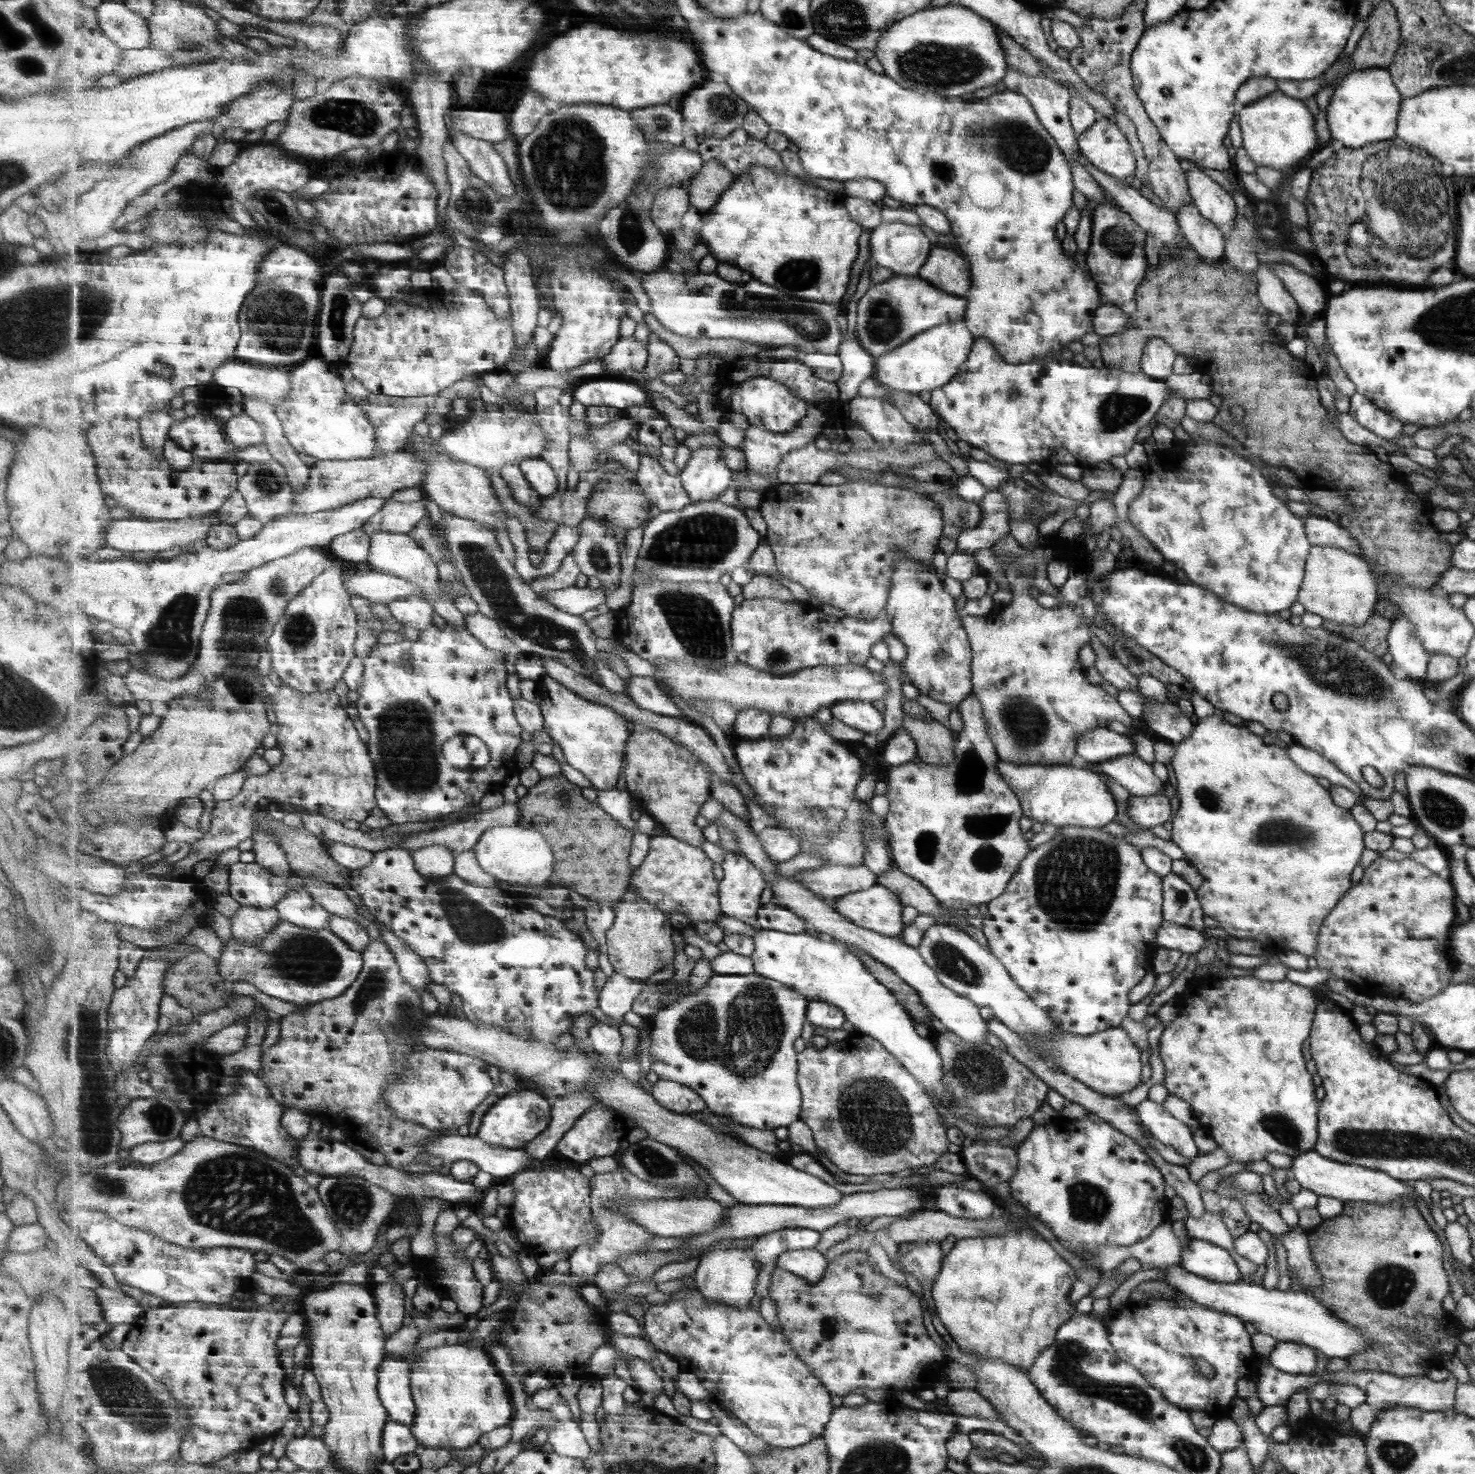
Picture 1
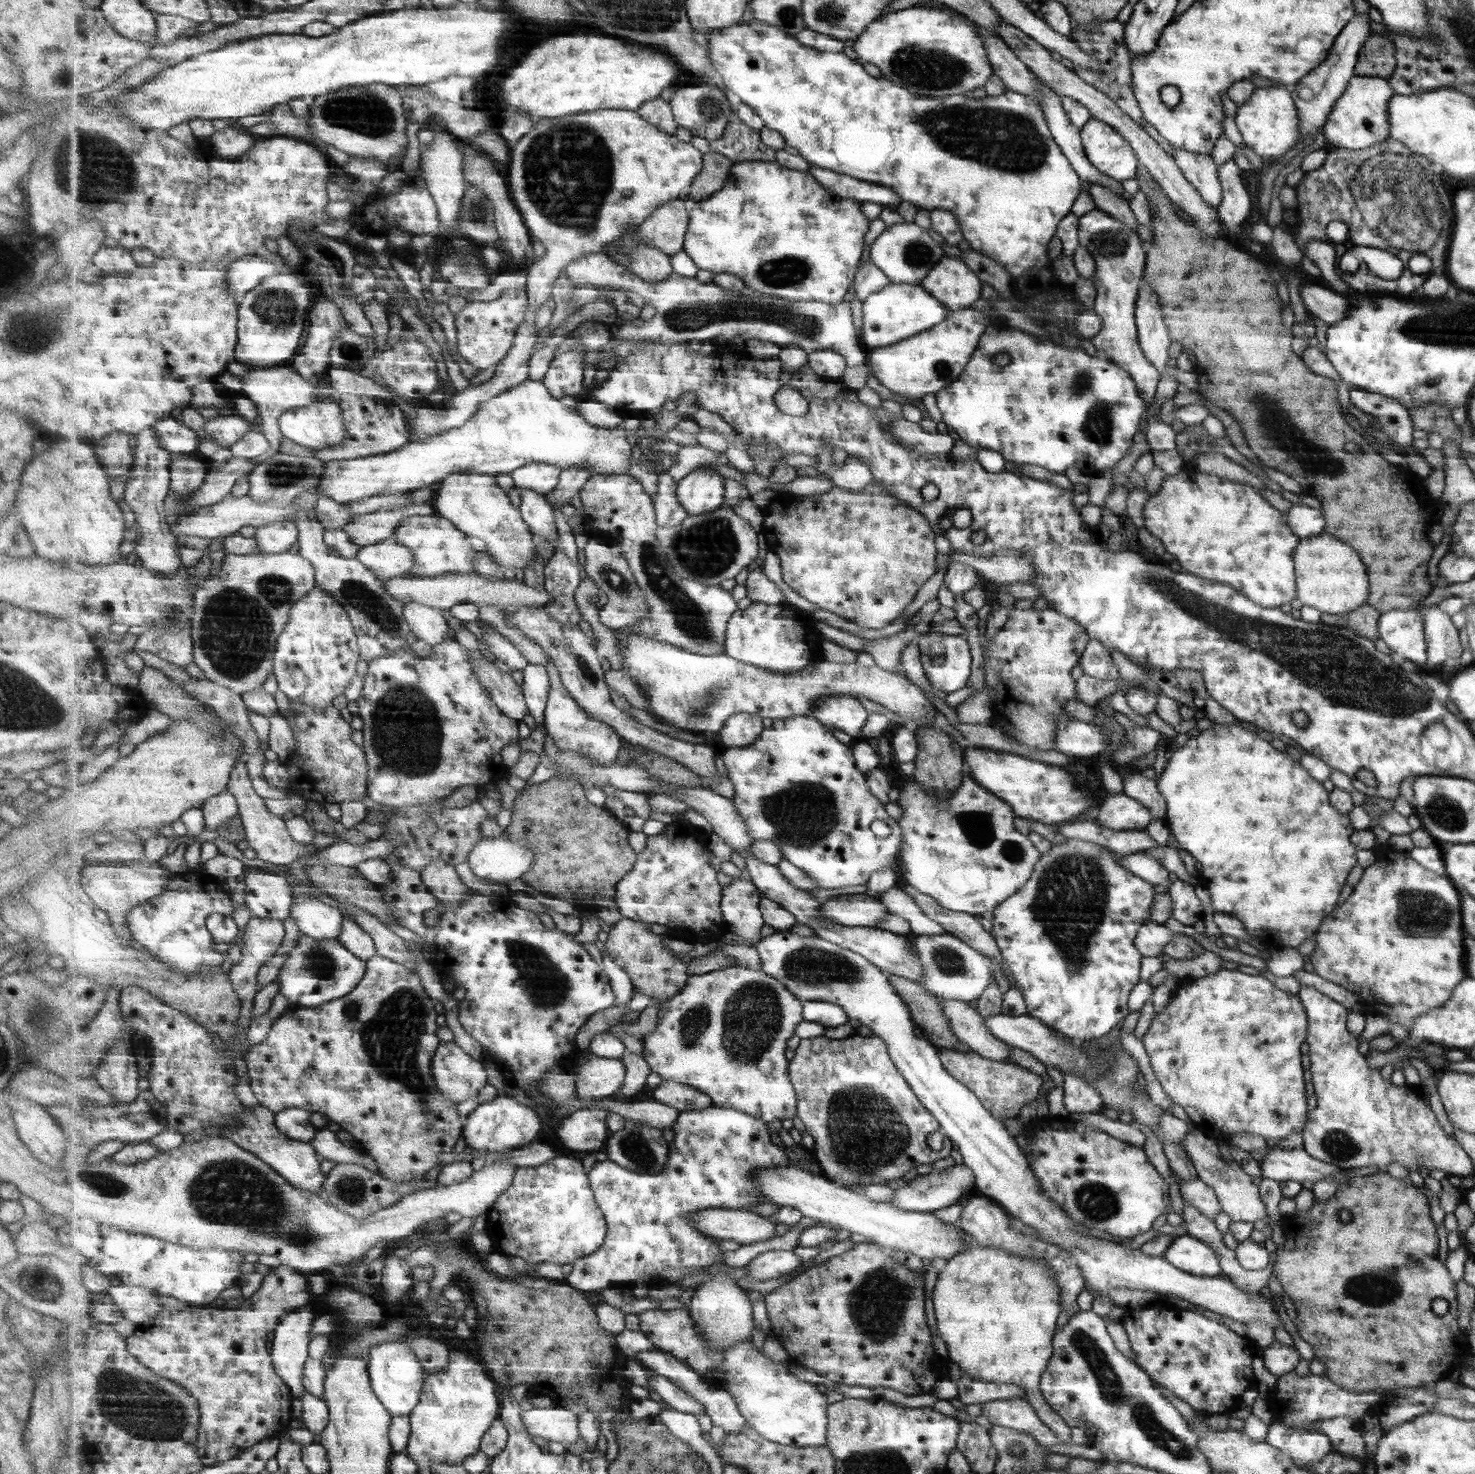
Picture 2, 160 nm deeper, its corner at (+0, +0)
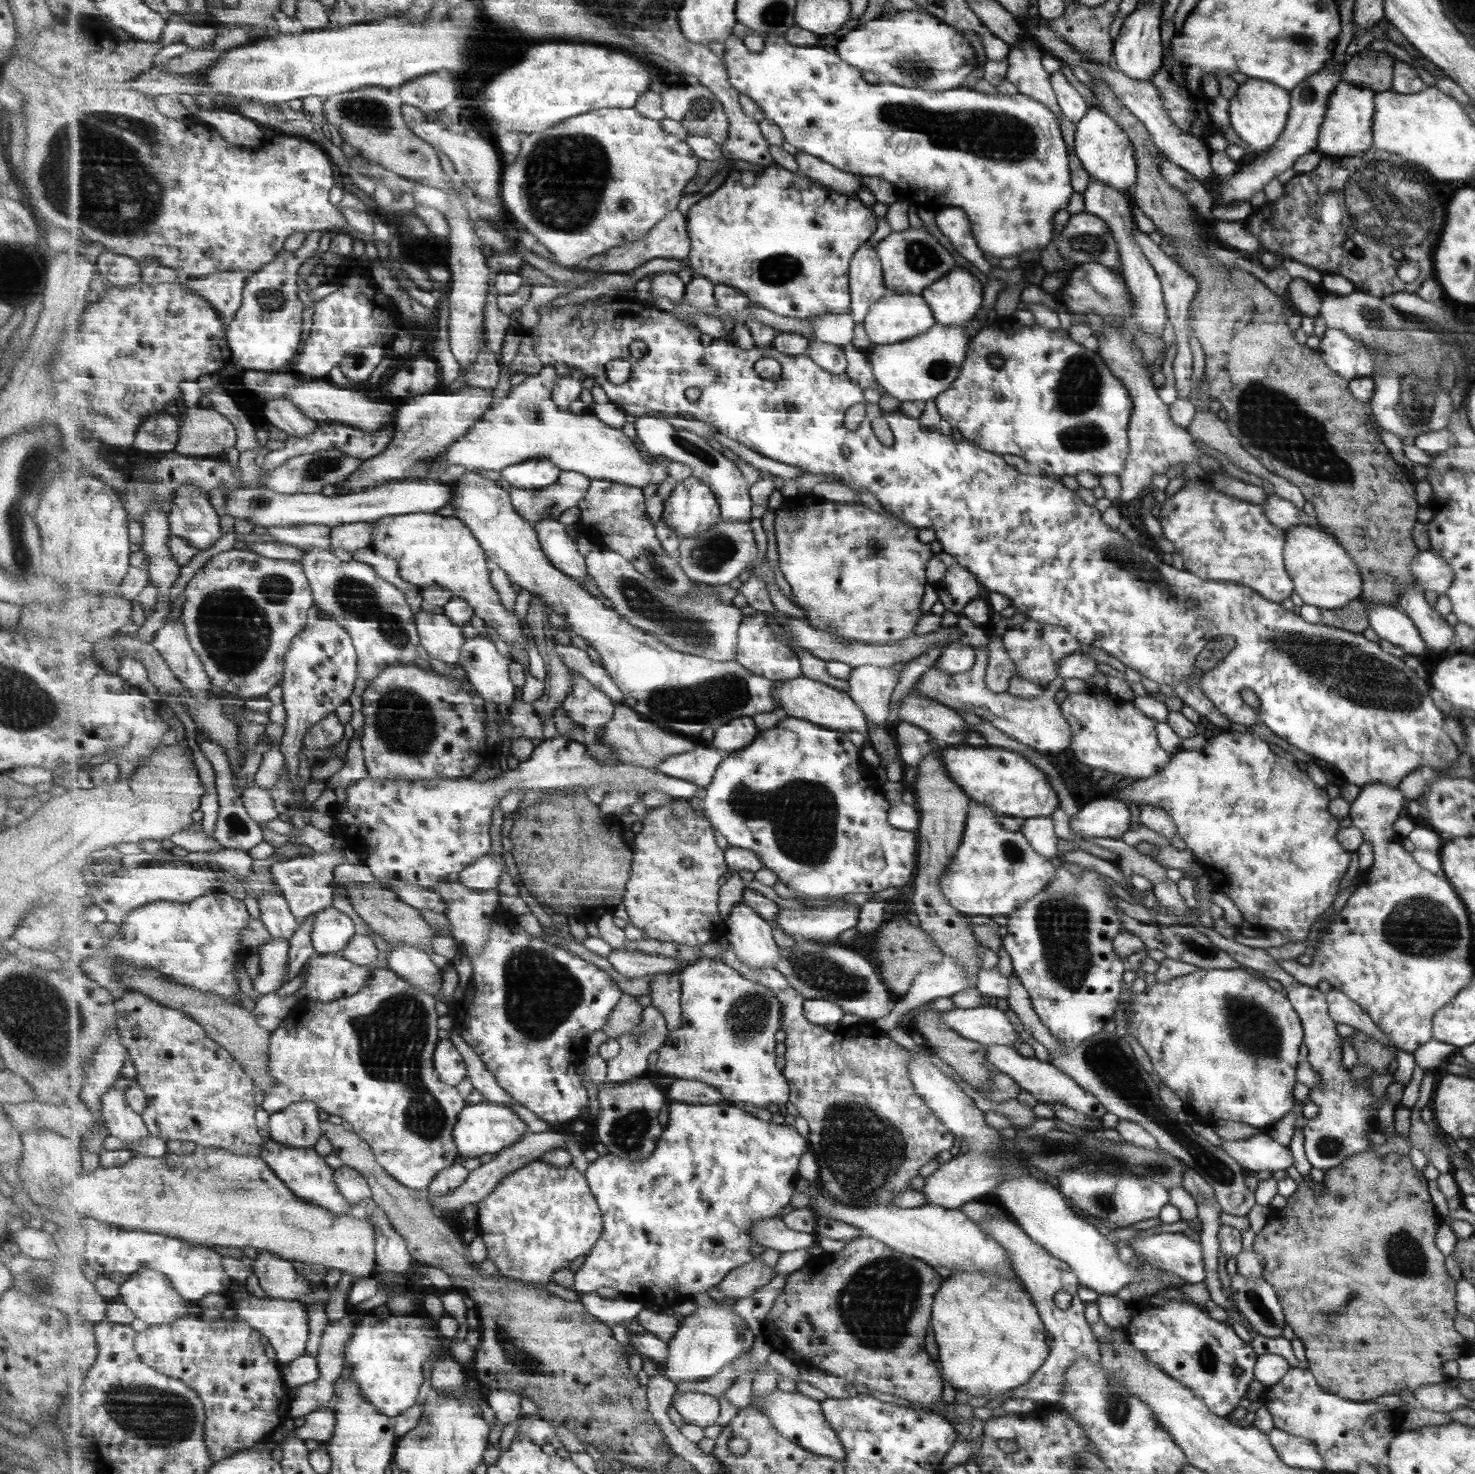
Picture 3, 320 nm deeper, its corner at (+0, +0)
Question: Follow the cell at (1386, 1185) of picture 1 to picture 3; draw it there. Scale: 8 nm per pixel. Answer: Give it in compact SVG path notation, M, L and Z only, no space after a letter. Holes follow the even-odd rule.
M1258 1131L1243 1140L1220 1140L1218 1148L1230 1156L1245 1171L1285 1170L1293 1165L1288 1145L1283 1146L1265 1131Z

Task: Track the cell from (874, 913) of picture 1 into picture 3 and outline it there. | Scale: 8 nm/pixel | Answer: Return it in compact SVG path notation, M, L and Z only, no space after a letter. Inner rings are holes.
M832 903L827 907L804 908L803 910L781 910L777 918L777 926L783 933L793 938L801 937L807 941L817 943L836 943L839 934L843 934L849 928L855 928L861 920L861 908L844 907L838 903Z

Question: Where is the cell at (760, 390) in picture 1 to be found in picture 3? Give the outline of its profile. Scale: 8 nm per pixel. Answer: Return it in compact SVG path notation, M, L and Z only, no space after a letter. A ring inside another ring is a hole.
M616 299L611 300L609 303L601 303L601 301L598 300L585 301L560 307L541 307L537 312L538 323L534 327L531 327L530 330L527 330L526 334L534 338L535 350L537 354L539 354L539 359L543 360L544 367L551 367L556 362L564 363L571 371L577 374L582 371L587 377L593 377L597 385L605 391L611 403L615 403L619 406L626 404L647 407L652 411L662 412L663 414L673 414L674 417L682 417L683 419L692 418L704 423L709 423L709 425L712 425L719 433L755 449L759 454L767 458L778 460L789 466L798 466L802 468L805 473L808 472L809 474L821 474L822 476L834 474L840 478L841 483L851 488L867 488L867 491L871 492L873 497L879 502L881 508L885 509L887 513L890 513L901 522L917 528L931 528L935 535L934 540L939 542L942 552L952 556L955 563L960 564L965 570L973 574L978 580L978 583L981 584L985 590L989 590L989 592L999 592L999 594L1007 596L1007 598L1011 600L1009 605L1014 609L1015 613L1023 614L1023 616L1027 616L1029 620L1034 620L1041 624L1060 626L1063 630L1067 630L1068 633L1073 636L1073 639L1077 640L1077 643L1103 650L1103 652L1109 656L1117 658L1126 668L1136 670L1143 678L1149 678L1149 680L1153 680L1153 682L1157 682L1157 684L1168 684L1170 686L1178 684L1178 682L1184 682L1184 680L1188 680L1188 678L1194 674L1196 657L1205 649L1213 636L1231 636L1231 638L1235 640L1235 647L1231 649L1228 656L1219 662L1217 666L1206 670L1205 673L1201 673L1198 676L1198 687L1201 694L1207 698L1217 709L1217 712L1225 716L1229 722L1235 722L1235 724L1241 724L1241 726L1247 728L1253 726L1253 724L1265 724L1275 736L1279 736L1279 738L1285 740L1287 744L1291 744L1291 746L1295 746L1295 748L1298 748L1305 754L1309 754L1314 759L1322 760L1333 766L1333 768L1336 768L1346 784L1355 784L1355 786L1360 787L1368 785L1369 783L1381 783L1397 787L1398 782L1403 776L1411 772L1415 767L1424 766L1431 768L1431 770L1433 768L1446 768L1447 764L1451 764L1451 762L1457 760L1459 748L1455 748L1455 744L1449 740L1450 736L1447 736L1447 734L1441 730L1441 712L1439 712L1437 708L1433 708L1433 702L1431 702L1431 698L1429 698L1429 686L1427 686L1423 680L1419 680L1416 672L1409 670L1409 668L1399 660L1399 657L1395 658L1395 656L1391 656L1391 654L1381 652L1379 646L1377 646L1377 642L1369 642L1369 640L1365 640L1362 633L1353 633L1352 631L1343 630L1340 627L1325 626L1321 622L1315 624L1307 623L1305 620L1301 619L1299 615L1295 615L1293 611L1283 609L1280 603L1269 602L1268 599L1257 594L1257 591L1252 591L1248 586L1238 585L1237 583L1218 583L1210 581L1209 579L1197 578L1197 575L1189 574L1189 571L1183 570L1178 564L1168 565L1167 563L1163 563L1160 556L1153 553L1150 549L1141 548L1140 544L1133 546L1133 544L1129 544L1130 540L1124 534L1117 531L1117 529L1111 530L1111 528L1107 528L1107 526L1101 522L1099 512L1097 512L1093 506L1087 506L1081 498L1077 498L1075 492L1068 490L1058 479L1044 476L1043 474L1027 475L1027 473L1020 473L1012 466L1009 466L1003 460L1002 455L993 454L991 451L986 451L964 439L961 440L961 442L955 442L951 436L943 436L943 434L938 433L937 430L929 430L925 428L925 426L921 426L917 419L908 418L901 412L882 412L879 410L878 404L871 404L871 402L865 400L863 388L859 388L857 384L853 384L846 373L843 375L835 375L831 374L831 372L825 372L825 370L807 354L799 354L797 356L787 355L777 350L774 346L767 347L766 349L760 349L754 346L752 349L746 350L745 348L741 348L741 346L737 346L735 341L732 341L727 336L718 337L713 340L711 344L705 345L701 342L701 332L697 327L683 322L671 312L668 313L661 309L654 309L653 307L647 306L647 304L633 302L633 300L619 301ZM635 340L640 340L647 346L647 352L639 359L633 358L633 356L631 356L631 350L629 350L629 346L631 346ZM761 358L776 359L780 363L782 366L782 377L779 381L772 382L765 380L755 372L755 364L757 364L757 360L761 360ZM617 359L627 360L631 364L632 371L628 382L615 386L609 382L609 378L607 378L607 368L605 368L605 366L607 366L611 360ZM689 388L697 388L700 390L700 398L697 401L689 402L689 400L687 400L687 390L689 390ZM854 404L865 405L866 417L856 431L849 432L849 430L843 426L843 422L845 422L847 410ZM875 418L881 418L881 420L885 420L887 425L889 425L894 439L892 446L882 446L879 440L874 436L871 422L873 422ZM843 449L849 449L850 455L845 456ZM1241 690L1251 690L1251 692L1257 696L1257 700L1259 700L1259 708L1255 710L1255 708L1248 706L1239 695Z

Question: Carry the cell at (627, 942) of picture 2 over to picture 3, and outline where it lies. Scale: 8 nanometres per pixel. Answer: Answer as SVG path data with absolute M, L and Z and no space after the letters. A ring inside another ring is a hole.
M662 973L659 976L653 976L649 984L651 1004L663 1012L671 1033L683 1026L682 992L680 974L672 976L672 974Z

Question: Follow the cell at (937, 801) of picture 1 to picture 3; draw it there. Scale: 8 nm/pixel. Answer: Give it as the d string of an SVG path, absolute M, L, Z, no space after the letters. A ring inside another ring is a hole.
M970 801L968 818L955 857L949 858L945 873L939 875L943 898L965 916L1003 916L1017 911L1055 879L1055 869L1037 855L1020 831L1007 832L995 821L995 814L984 804Z

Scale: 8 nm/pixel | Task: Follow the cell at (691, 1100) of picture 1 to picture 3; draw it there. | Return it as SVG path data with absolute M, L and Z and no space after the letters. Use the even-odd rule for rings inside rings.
M676 1079L670 1085L667 1099L673 1103L690 1105L718 1105L726 1102L725 1095L712 1084L685 1079Z

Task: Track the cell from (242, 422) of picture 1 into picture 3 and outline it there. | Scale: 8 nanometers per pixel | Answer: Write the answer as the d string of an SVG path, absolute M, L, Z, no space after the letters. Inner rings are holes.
M189 408L179 414L181 436L179 444L173 451L178 455L194 458L217 458L218 454L226 453L230 448L236 447L238 433L236 427L228 418L214 409Z

